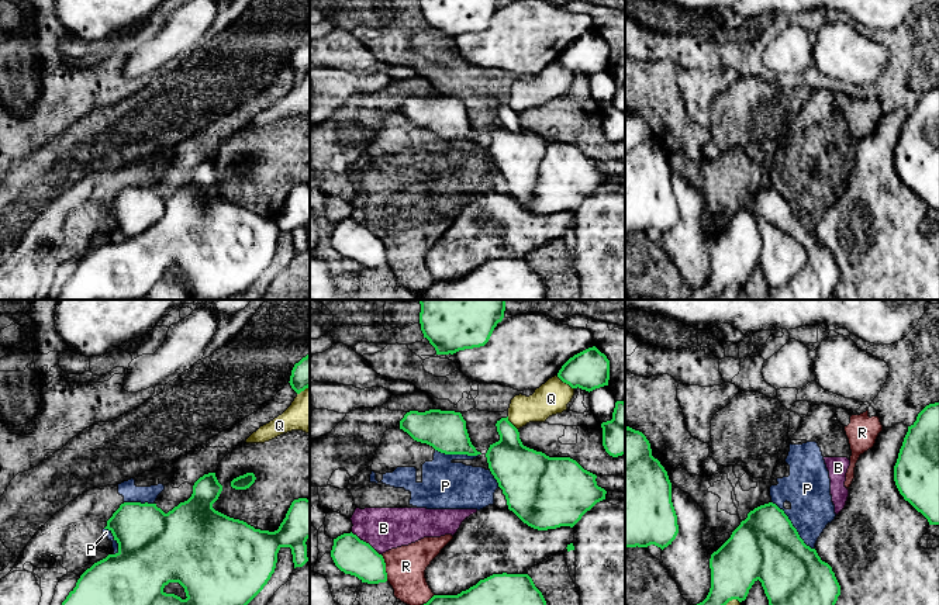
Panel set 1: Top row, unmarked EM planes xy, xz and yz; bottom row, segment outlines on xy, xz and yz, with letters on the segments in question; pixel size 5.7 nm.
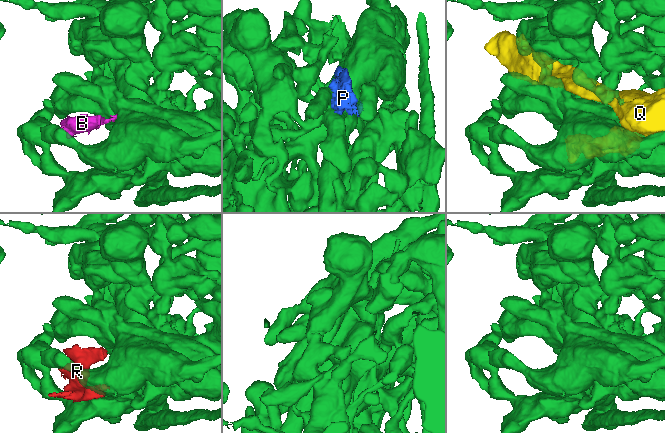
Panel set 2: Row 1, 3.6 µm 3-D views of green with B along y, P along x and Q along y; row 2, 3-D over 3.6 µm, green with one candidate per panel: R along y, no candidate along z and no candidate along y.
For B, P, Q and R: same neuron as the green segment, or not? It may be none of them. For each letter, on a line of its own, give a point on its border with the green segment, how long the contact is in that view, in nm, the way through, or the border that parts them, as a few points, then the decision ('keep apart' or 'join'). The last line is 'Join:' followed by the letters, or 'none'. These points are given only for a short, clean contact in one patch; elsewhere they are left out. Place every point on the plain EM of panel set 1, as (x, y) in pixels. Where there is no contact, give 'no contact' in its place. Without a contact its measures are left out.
B: xz (365, 227) | 220 nm | keep apart
P: yz (793, 211) | 380 nm | keep apart
Q: xz (565, 66) | 130 nm | keep apart
R: xz (385, 252) | 160 nm | keep apart
Join: none

